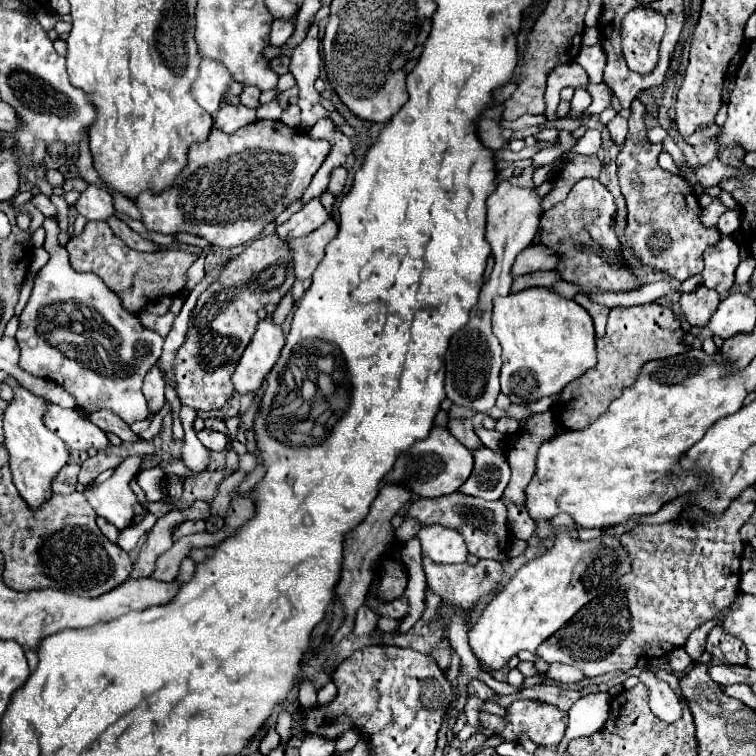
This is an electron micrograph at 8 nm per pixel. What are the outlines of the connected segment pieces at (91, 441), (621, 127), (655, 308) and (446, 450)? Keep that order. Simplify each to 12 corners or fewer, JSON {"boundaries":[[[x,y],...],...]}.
{"boundaries":[[[48,405],[44,423],[70,449],[110,445],[80,409]],[[616,115],[608,131],[616,143],[624,143],[628,121]],[[664,305],[614,307],[596,367],[552,411],[584,429],[644,363],[684,353]],[[434,427],[386,481],[422,497],[458,491],[472,451]]]}

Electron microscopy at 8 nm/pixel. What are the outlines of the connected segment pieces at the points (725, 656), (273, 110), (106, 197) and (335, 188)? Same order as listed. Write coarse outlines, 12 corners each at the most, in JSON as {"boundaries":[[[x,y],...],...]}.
{"boundaries":[[[722,627],[708,633],[706,653],[732,665],[746,663],[746,647]],[[276,99],[260,105],[258,119],[280,119],[282,107]],[[88,185],[74,207],[88,221],[116,215],[112,195]],[[336,167],[328,189],[338,197],[346,183],[346,167]]]}

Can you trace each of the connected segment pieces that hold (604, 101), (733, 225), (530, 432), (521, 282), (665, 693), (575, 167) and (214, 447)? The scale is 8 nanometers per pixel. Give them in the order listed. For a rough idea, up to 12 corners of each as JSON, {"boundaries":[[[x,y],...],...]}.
{"boundaries":[[[608,83],[588,87],[592,105],[586,113],[602,113],[612,105]],[[740,209],[726,211],[718,229],[722,235],[734,235],[740,229]],[[550,413],[528,419],[506,449],[512,479],[504,497],[524,507],[536,451],[556,433]],[[556,271],[516,277],[512,291],[528,287],[552,287],[560,277]],[[642,669],[640,683],[650,695],[658,719],[682,717],[680,697],[652,669]],[[574,155],[552,173],[552,191],[542,199],[542,211],[560,203],[576,181],[600,177],[598,155]],[[202,429],[198,439],[210,451],[224,451],[224,433]]]}

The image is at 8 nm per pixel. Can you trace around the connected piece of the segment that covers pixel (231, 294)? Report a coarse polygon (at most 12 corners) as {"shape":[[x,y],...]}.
{"shape":[[250,241],[200,295],[174,361],[196,411],[232,397],[258,309],[294,285],[288,245]]}

